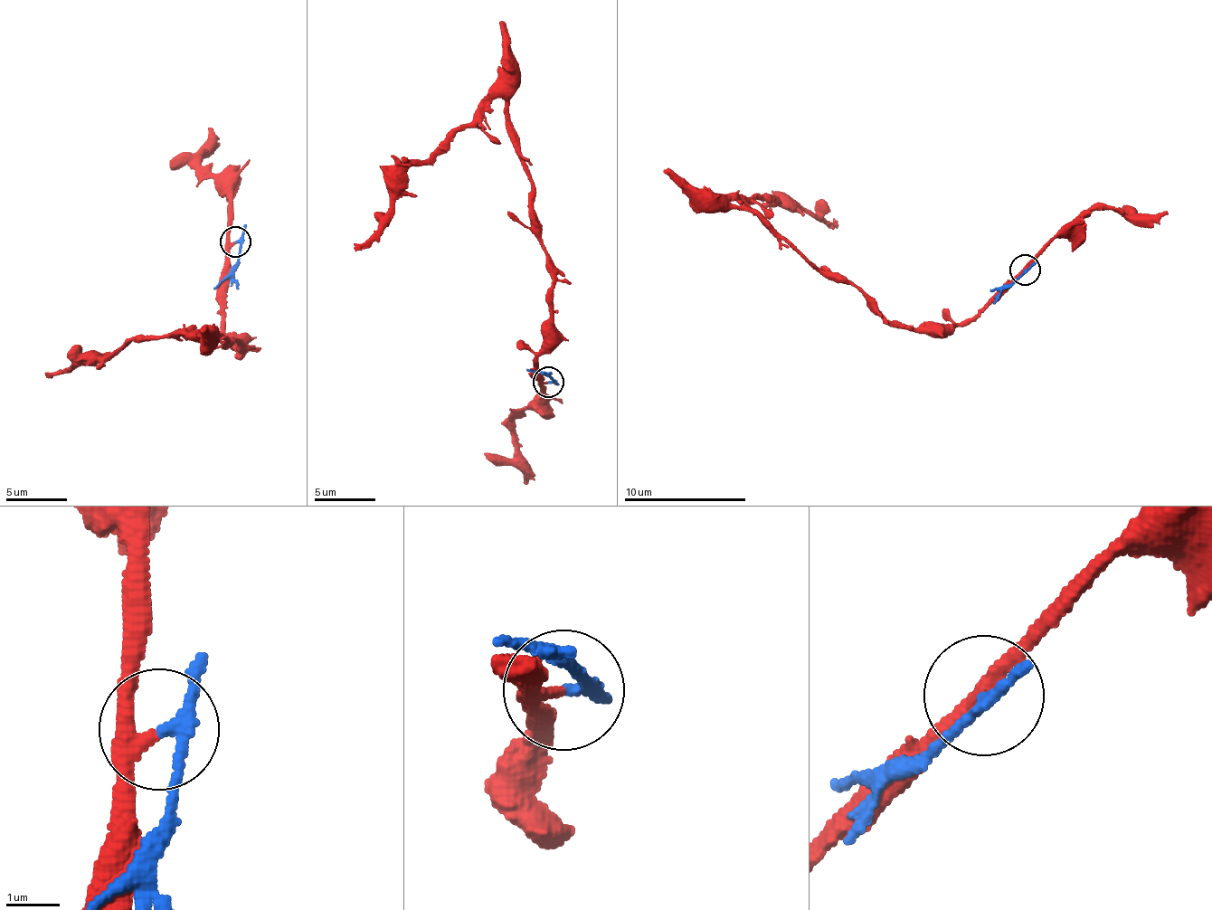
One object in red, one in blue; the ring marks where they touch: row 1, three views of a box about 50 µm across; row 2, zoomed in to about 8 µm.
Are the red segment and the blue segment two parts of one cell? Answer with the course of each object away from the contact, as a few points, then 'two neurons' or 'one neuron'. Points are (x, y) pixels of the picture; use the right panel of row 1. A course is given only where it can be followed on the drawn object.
red via (1024, 268), (962, 322), (895, 327), (849, 282), (825, 279), (756, 215), (729, 206), (758, 193), (837, 224) | blue via (1024, 270), (1015, 282), (989, 290) | two neurons

